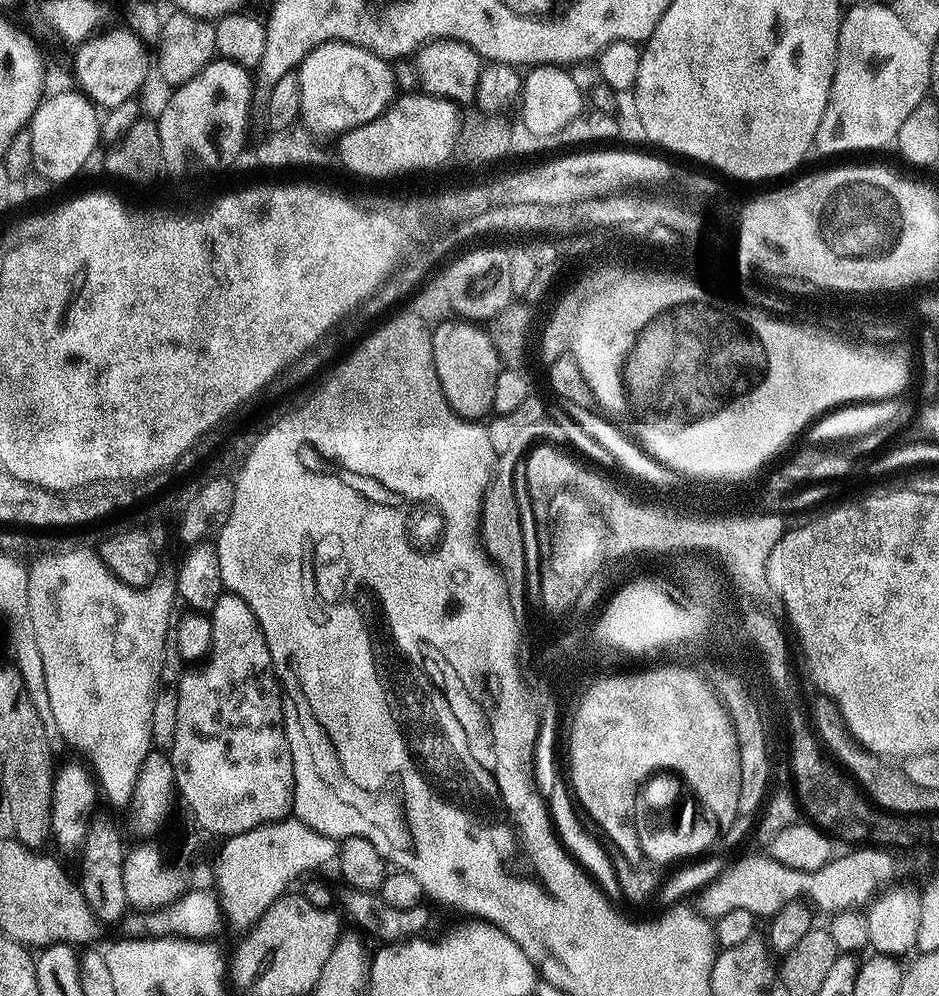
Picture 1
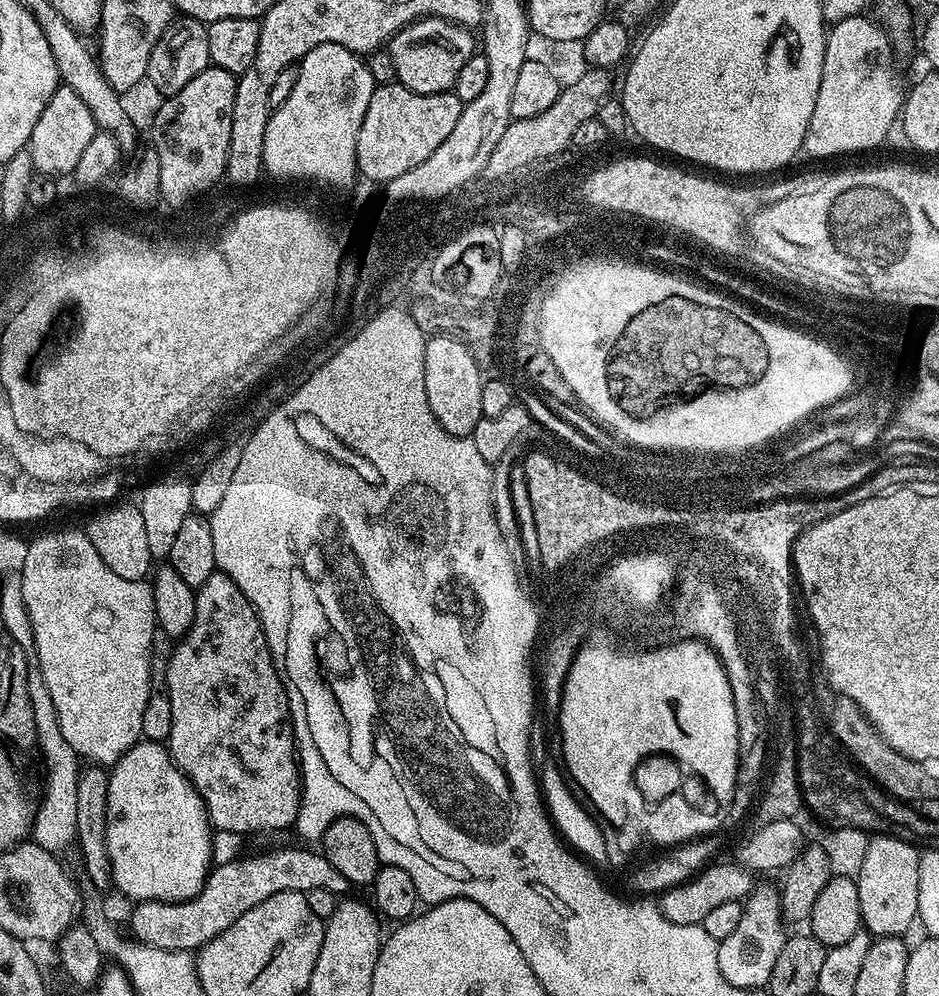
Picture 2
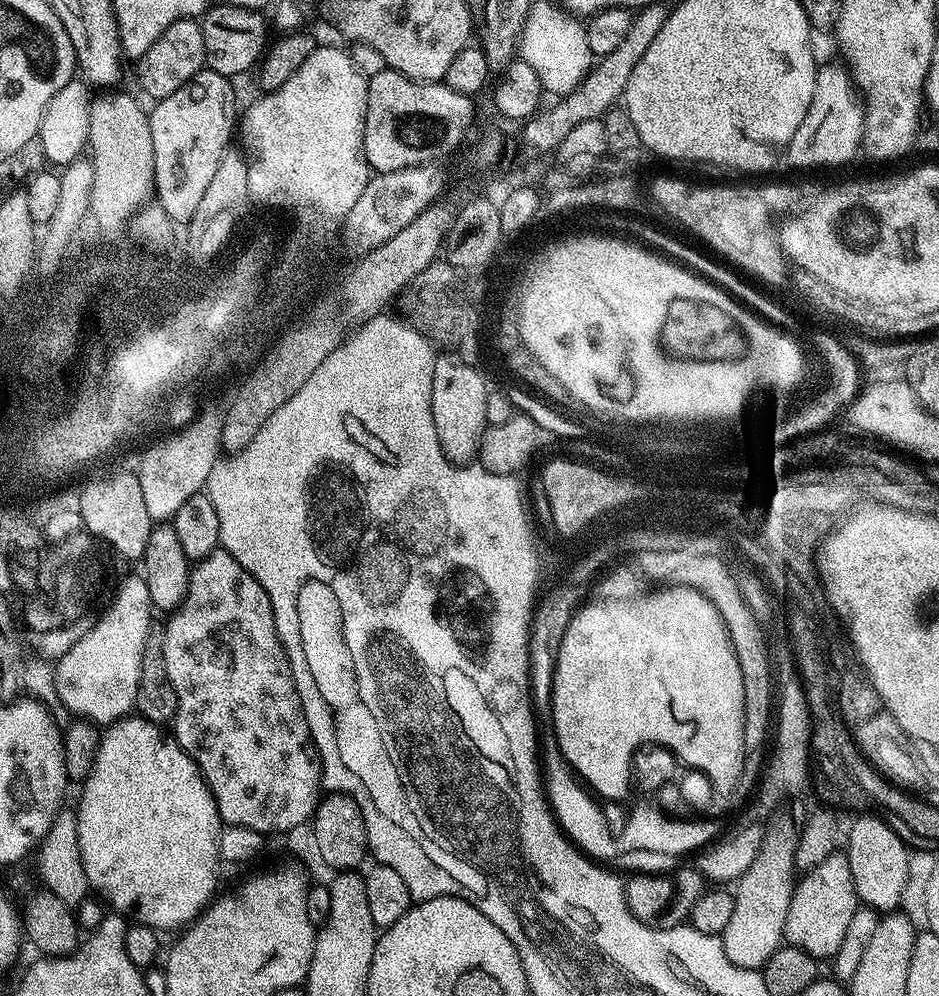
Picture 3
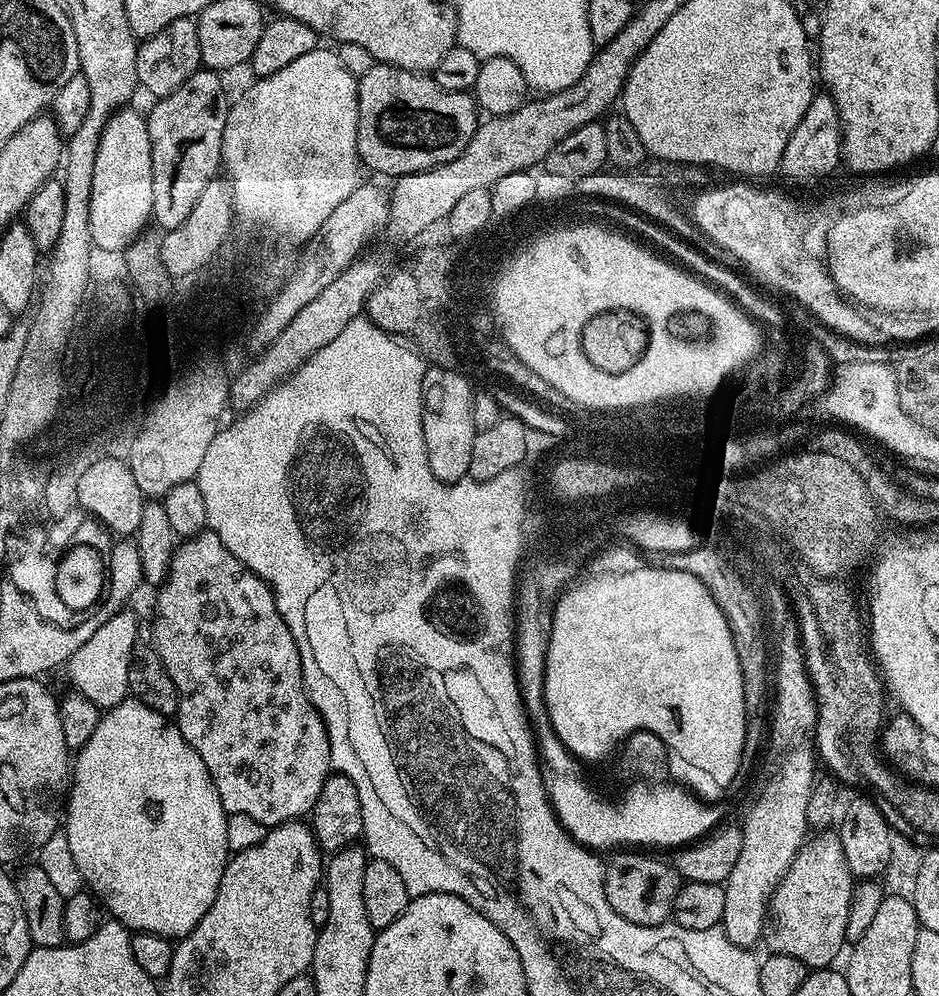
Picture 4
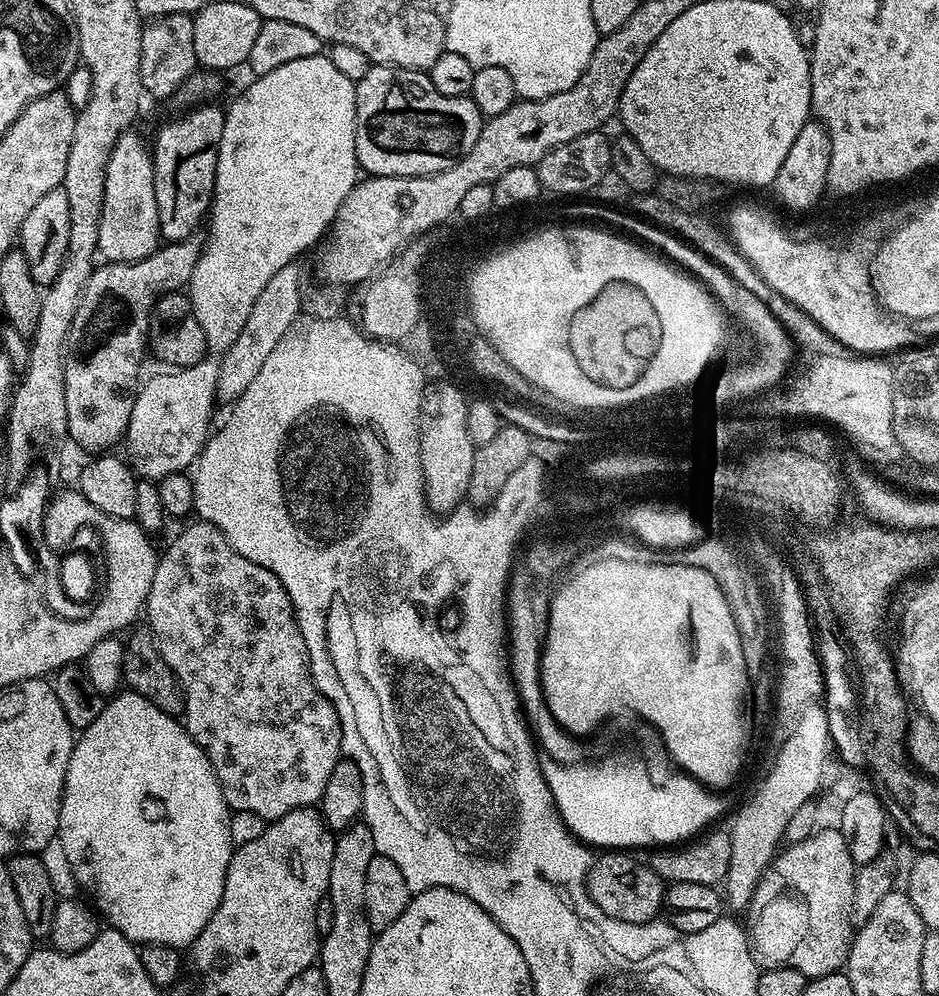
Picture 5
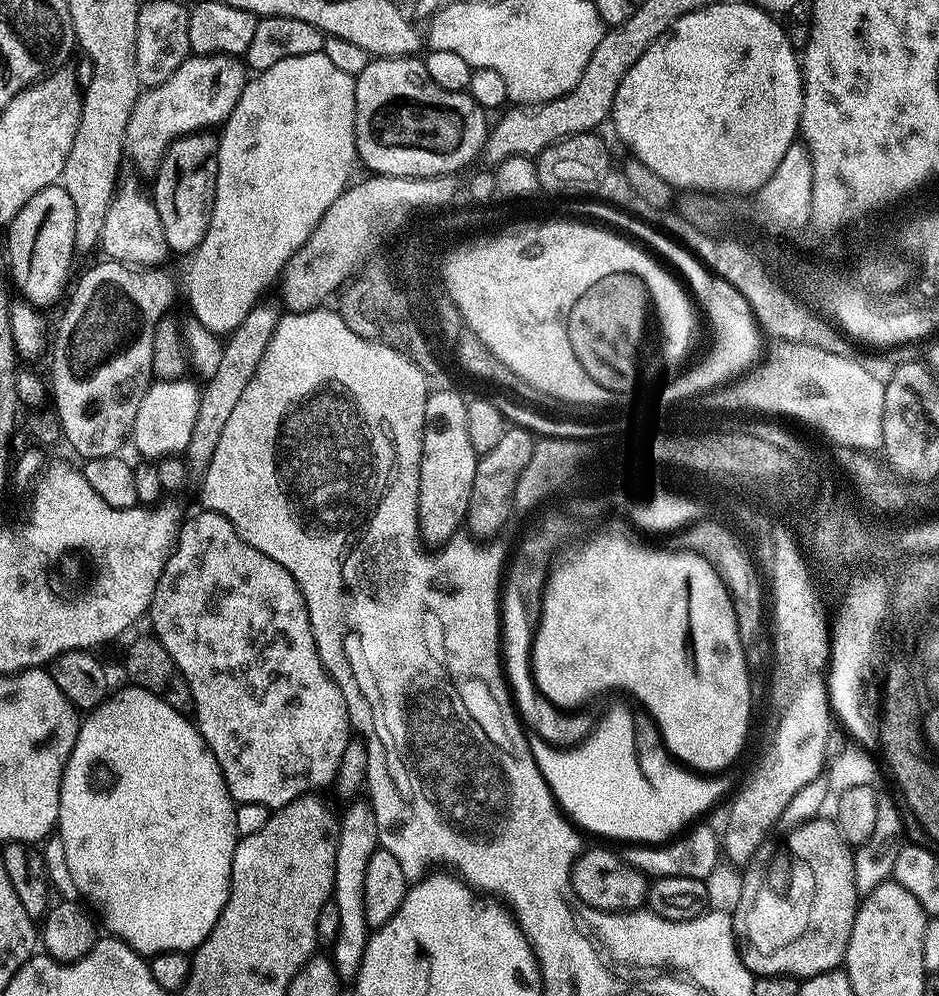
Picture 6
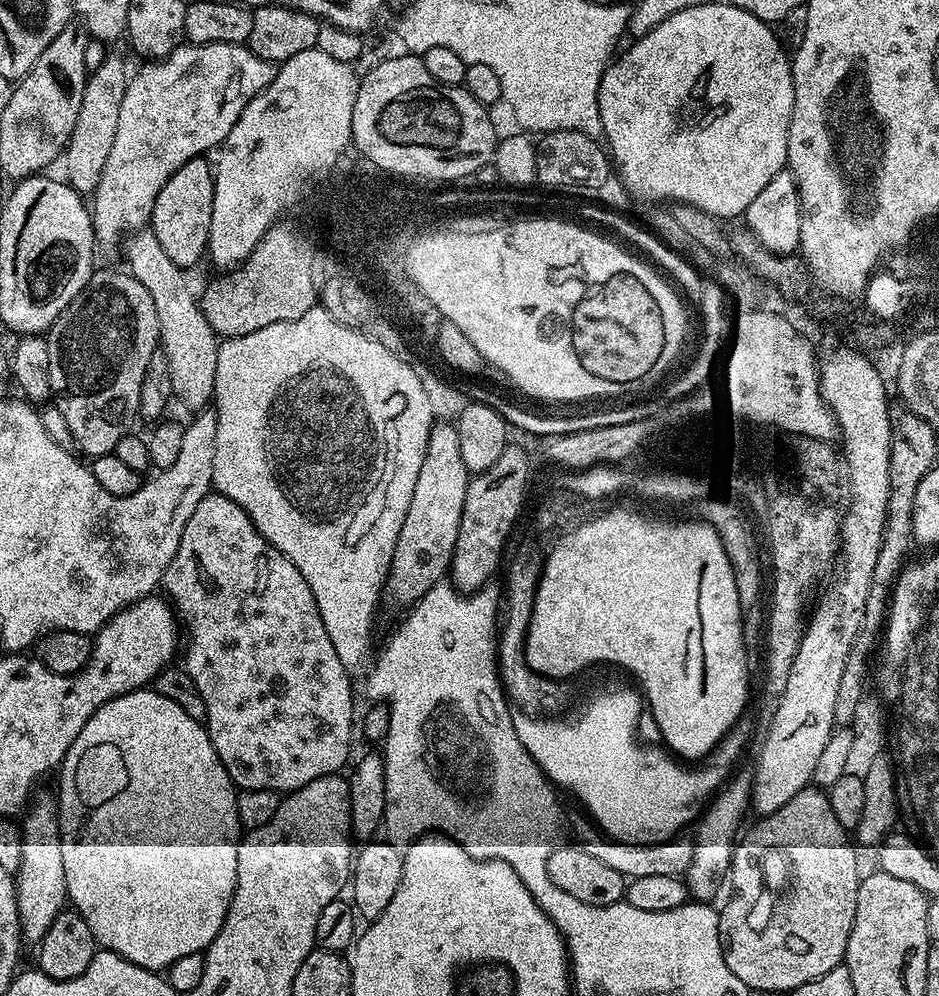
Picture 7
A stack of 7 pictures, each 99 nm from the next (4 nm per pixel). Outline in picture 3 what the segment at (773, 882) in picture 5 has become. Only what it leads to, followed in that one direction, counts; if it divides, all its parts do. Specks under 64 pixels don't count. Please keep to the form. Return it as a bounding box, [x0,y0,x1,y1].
[784,855,857,958]

